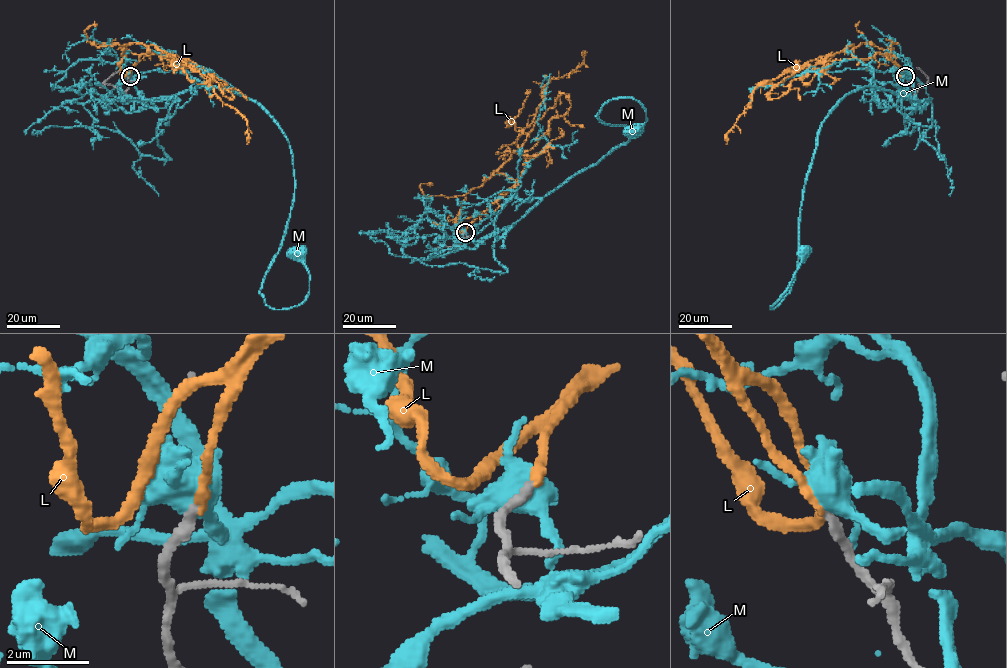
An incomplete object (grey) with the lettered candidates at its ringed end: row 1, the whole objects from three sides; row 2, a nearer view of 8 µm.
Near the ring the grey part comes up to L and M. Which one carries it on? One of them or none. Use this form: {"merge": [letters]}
{"merge": ["L"]}

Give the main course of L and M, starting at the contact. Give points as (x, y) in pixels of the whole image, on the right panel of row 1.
L: (905, 75), (887, 55), (877, 53), (869, 58), (805, 65), (777, 83), (761, 83), (727, 134), (725, 144)
M: (905, 76), (913, 100), (864, 86), (822, 122), (803, 188), (797, 267), (771, 309), (801, 252)

